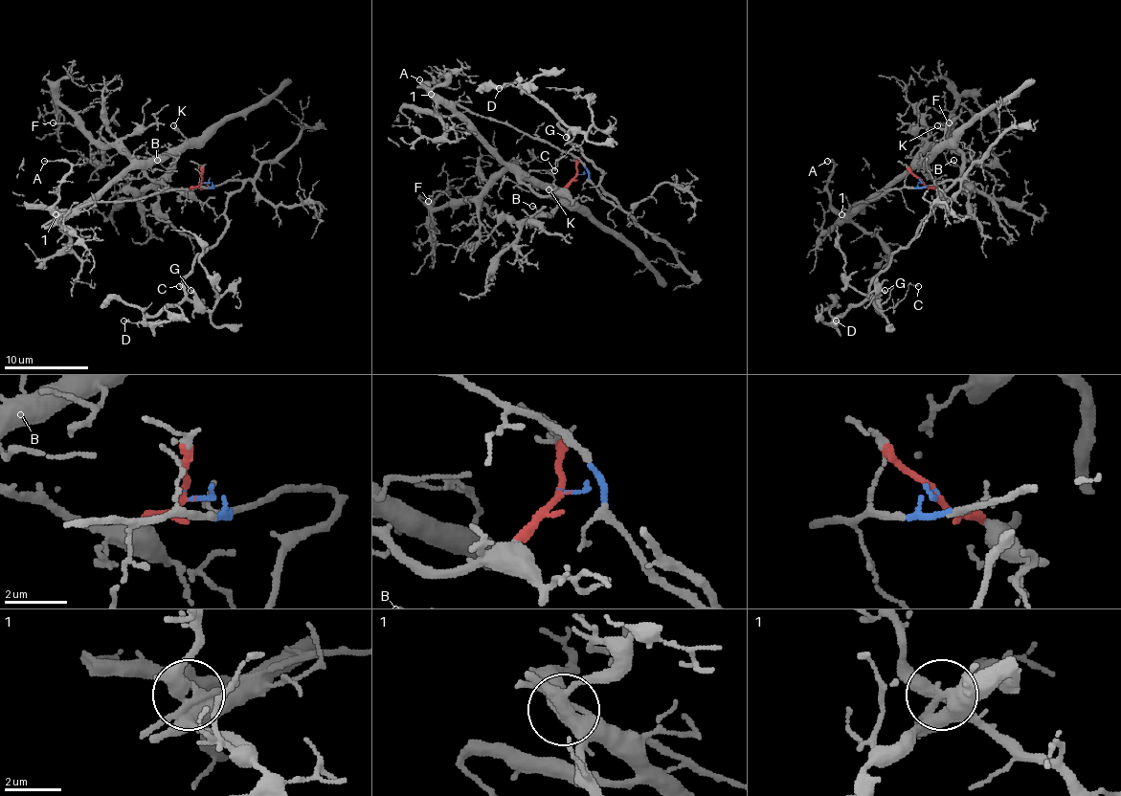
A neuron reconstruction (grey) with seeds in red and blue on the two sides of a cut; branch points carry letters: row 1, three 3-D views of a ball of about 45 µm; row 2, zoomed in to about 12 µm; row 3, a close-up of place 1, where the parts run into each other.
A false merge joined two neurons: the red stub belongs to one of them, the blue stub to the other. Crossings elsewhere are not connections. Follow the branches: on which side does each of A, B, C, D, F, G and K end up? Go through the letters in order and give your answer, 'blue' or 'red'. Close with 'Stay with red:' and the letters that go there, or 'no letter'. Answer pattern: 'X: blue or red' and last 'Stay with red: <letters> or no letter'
A: red
B: red
C: blue
D: blue
F: red
G: blue
K: red
Stay with red: A, B, F, K

